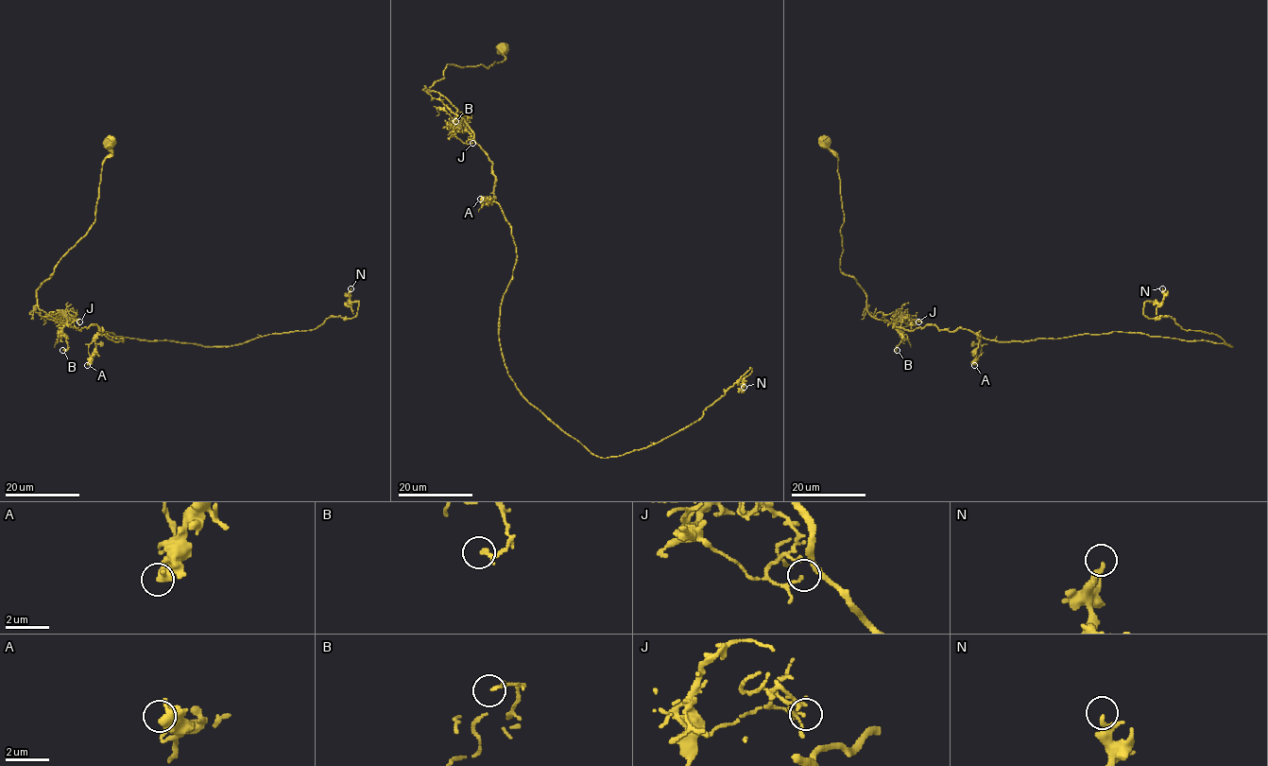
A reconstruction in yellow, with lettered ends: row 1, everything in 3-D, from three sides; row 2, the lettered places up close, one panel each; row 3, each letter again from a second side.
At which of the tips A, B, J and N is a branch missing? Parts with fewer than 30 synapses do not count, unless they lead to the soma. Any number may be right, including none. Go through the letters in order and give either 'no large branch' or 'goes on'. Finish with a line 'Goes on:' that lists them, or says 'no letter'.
A: no large branch
B: no large branch
J: no large branch
N: no large branch
Goes on: no letter

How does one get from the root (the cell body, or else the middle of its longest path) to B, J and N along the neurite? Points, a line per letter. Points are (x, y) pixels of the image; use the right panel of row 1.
B: (825, 144), (838, 156), (845, 217), (840, 269), (865, 293), (867, 312), (901, 336), (897, 350)
J: (825, 144), (838, 156), (845, 217), (840, 269), (863, 290), (873, 317), (918, 322)
N: (825, 144), (838, 156), (840, 269), (875, 318), (998, 341), (1121, 331), (1233, 347), (1147, 318), (1162, 288)

